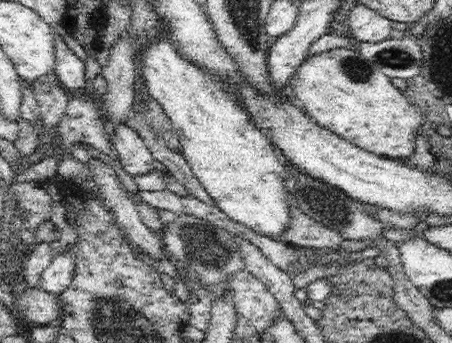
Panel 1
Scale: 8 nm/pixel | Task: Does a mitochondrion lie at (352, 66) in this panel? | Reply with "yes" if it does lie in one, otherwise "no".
yes

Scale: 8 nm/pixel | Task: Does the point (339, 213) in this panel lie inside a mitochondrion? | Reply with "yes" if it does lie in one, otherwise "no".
yes

